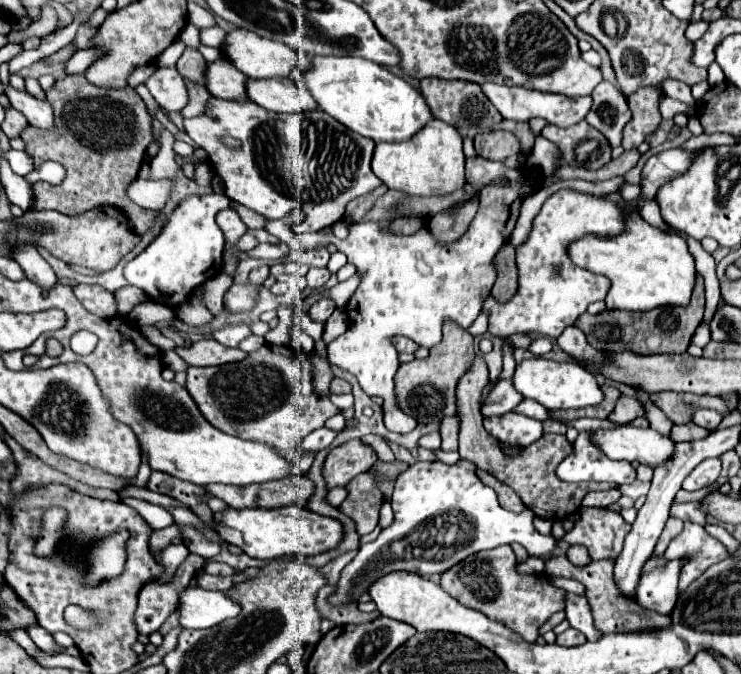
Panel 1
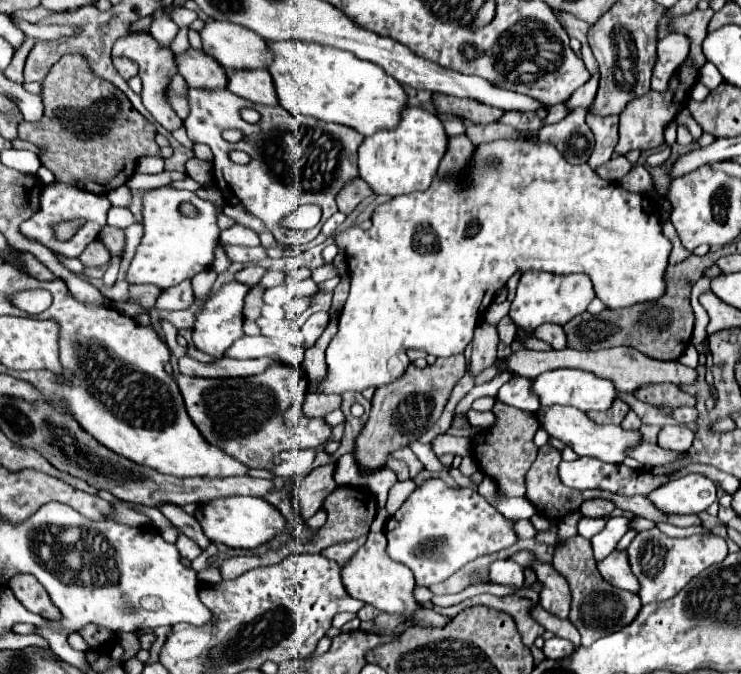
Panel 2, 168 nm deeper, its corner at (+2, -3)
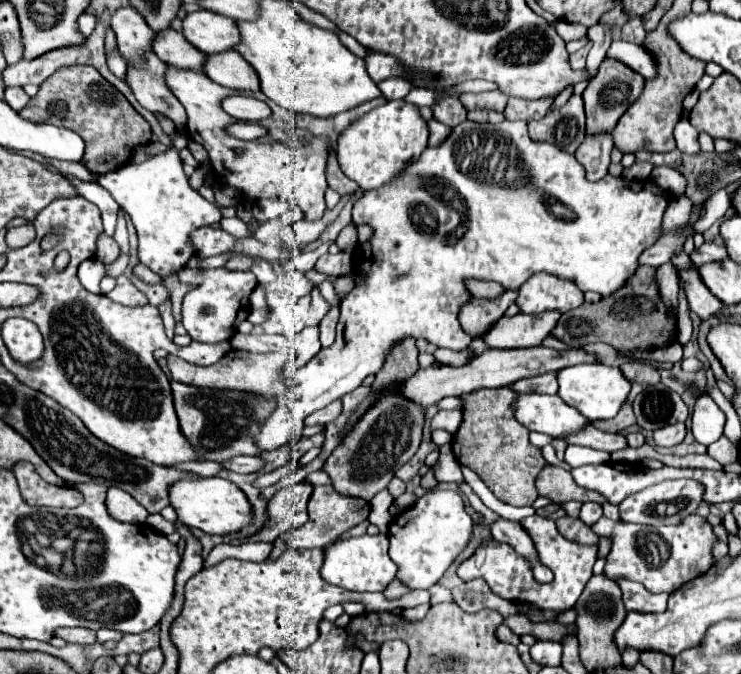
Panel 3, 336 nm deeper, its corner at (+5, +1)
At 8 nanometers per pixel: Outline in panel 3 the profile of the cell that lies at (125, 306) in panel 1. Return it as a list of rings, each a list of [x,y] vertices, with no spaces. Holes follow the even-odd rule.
[[[138,264],[134,268],[133,273],[144,281],[144,283],[150,283],[150,285],[158,285],[158,283],[162,283],[162,277],[158,277],[156,273],[152,273],[152,271],[143,264]]]

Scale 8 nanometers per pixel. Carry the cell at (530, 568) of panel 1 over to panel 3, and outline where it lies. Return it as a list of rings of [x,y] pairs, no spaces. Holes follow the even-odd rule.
[[[540,515],[526,517],[526,519],[520,521],[520,525],[534,539],[534,545],[540,553],[540,561],[546,567],[552,569],[552,573],[554,573],[552,583],[548,583],[548,585],[538,583],[532,577],[532,569],[530,569],[528,561],[524,557],[518,557],[514,553],[514,549],[510,549],[510,545],[502,545],[498,541],[488,541],[484,545],[480,545],[476,549],[476,553],[458,567],[458,575],[464,581],[484,579],[496,595],[500,595],[502,599],[508,599],[508,601],[536,605],[536,607],[546,609],[546,611],[566,611],[566,609],[570,609],[574,605],[574,601],[580,597],[586,581],[592,577],[592,567],[598,559],[598,545],[570,543],[568,539],[564,539],[558,533],[556,523],[552,519],[546,519],[546,517],[540,517]]]

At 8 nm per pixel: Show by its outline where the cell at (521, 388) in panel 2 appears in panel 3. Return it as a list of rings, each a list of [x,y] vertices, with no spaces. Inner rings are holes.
[[[544,373],[538,377],[526,377],[520,379],[512,385],[508,385],[514,393],[518,395],[528,395],[528,393],[550,393],[554,395],[558,391],[558,383],[556,383],[556,373]]]

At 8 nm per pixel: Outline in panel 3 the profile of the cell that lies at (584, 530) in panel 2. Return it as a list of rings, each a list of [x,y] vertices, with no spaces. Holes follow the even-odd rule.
[[[690,515],[686,517],[686,521],[668,527],[632,525],[600,517],[590,529],[596,535],[612,537],[612,551],[606,557],[604,575],[640,581],[652,593],[672,593],[686,581],[692,581],[694,577],[706,573],[706,569],[710,569],[710,565],[714,563],[712,547],[718,537],[714,535],[712,525],[700,515]]]

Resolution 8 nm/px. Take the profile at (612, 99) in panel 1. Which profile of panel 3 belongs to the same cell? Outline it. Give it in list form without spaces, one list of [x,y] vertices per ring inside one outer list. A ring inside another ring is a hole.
[[[604,131],[598,135],[588,135],[586,141],[578,147],[576,159],[586,169],[586,177],[590,181],[598,181],[608,173],[610,151],[612,151],[612,133]]]

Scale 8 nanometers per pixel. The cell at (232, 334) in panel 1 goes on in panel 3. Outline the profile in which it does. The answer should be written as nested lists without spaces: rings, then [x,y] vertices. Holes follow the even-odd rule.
[[[184,267],[178,271],[178,277],[192,275],[194,287],[182,303],[182,323],[188,335],[200,343],[220,343],[228,341],[236,326],[247,319],[249,299],[252,289],[258,285],[254,273],[250,271],[228,271],[228,269],[190,269]]]

